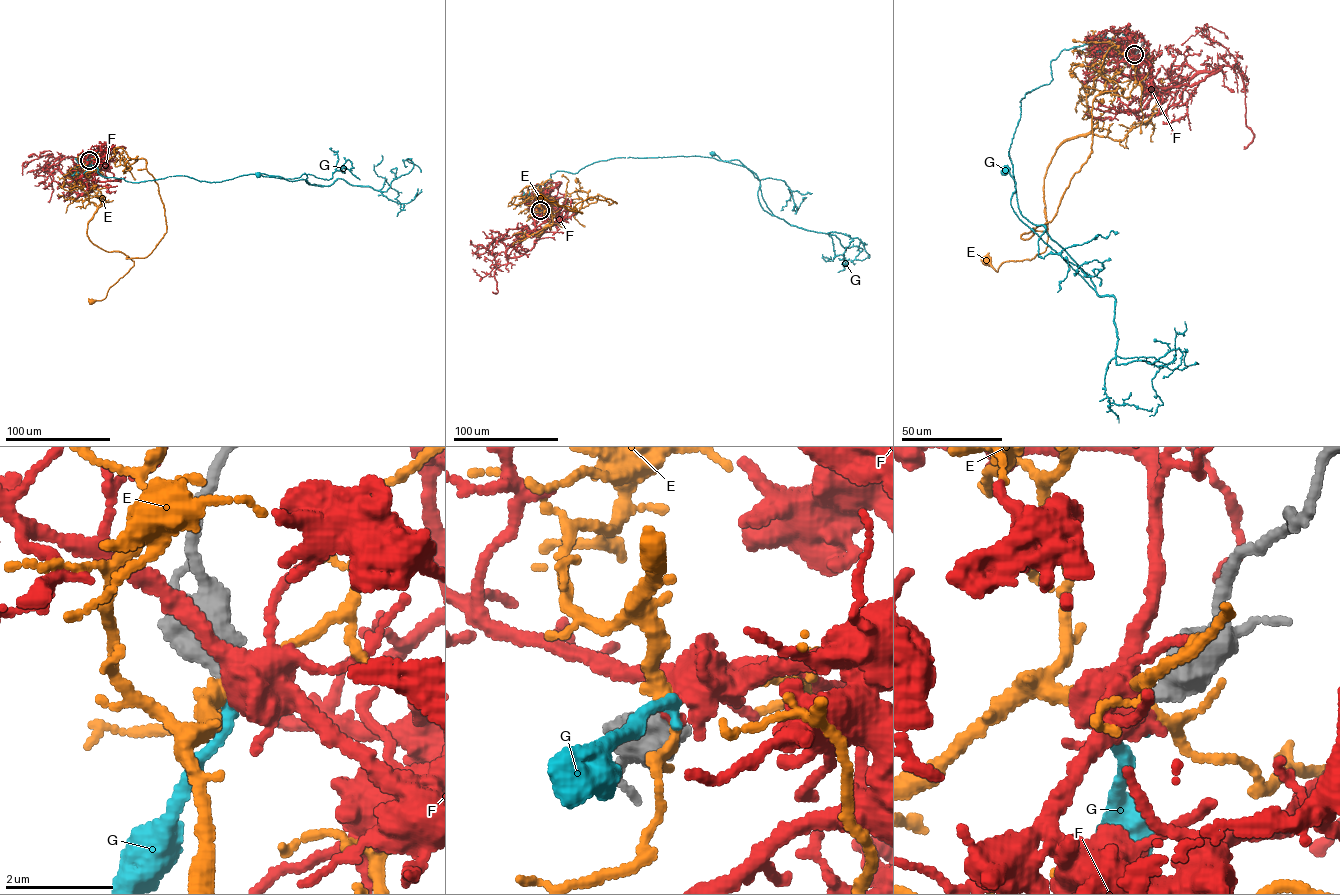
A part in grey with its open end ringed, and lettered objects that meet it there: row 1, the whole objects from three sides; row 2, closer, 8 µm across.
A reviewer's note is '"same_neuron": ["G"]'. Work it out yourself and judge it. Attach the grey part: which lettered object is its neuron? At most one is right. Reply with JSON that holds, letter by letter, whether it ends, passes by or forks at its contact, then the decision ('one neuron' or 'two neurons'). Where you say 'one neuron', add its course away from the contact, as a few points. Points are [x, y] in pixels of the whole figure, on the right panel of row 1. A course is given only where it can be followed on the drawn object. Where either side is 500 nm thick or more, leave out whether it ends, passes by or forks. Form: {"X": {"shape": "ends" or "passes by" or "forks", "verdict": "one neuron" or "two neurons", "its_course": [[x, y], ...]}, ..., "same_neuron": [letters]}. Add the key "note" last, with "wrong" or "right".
{"E": {"verdict": "two neurons"}, "F": {"shape": "ends", "verdict": "two neurons"}, "G": {"shape": "ends", "verdict": "one neuron", "its_course": [[1135, 54], [1062, 51], [1020, 100], [1008, 153], [1022, 215], [1094, 289], [1019, 219], [1007, 169]]}, "same_neuron": ["G"], "note": "right"}

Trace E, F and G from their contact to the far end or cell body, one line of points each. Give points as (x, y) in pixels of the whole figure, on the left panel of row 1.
E: (89, 160), (93, 181), (88, 199), (97, 207), (88, 236), (134, 262), (106, 297), (92, 302)
F: (89, 160), (86, 179), (62, 173), (81, 194), (98, 186), (87, 183), (87, 189)
G: (89, 160), (87, 168), (92, 164), (101, 176), (132, 182), (303, 174), (308, 184), (323, 186), (258, 174)

